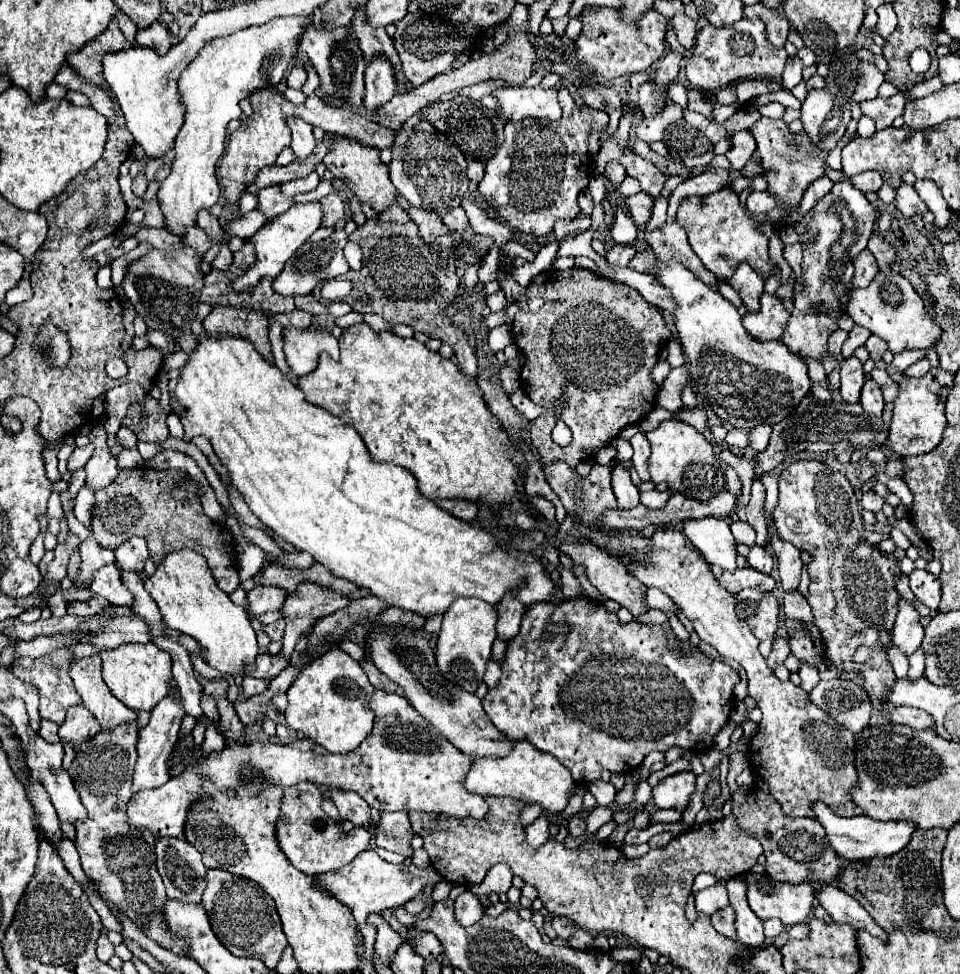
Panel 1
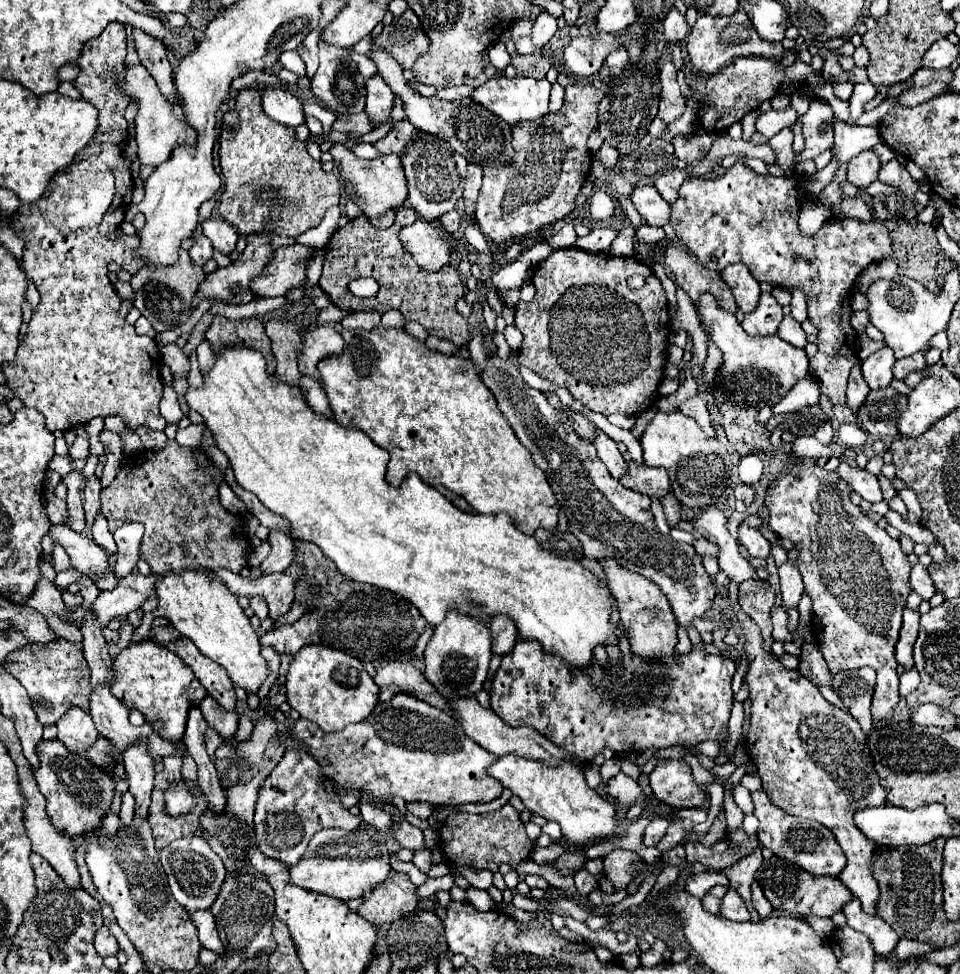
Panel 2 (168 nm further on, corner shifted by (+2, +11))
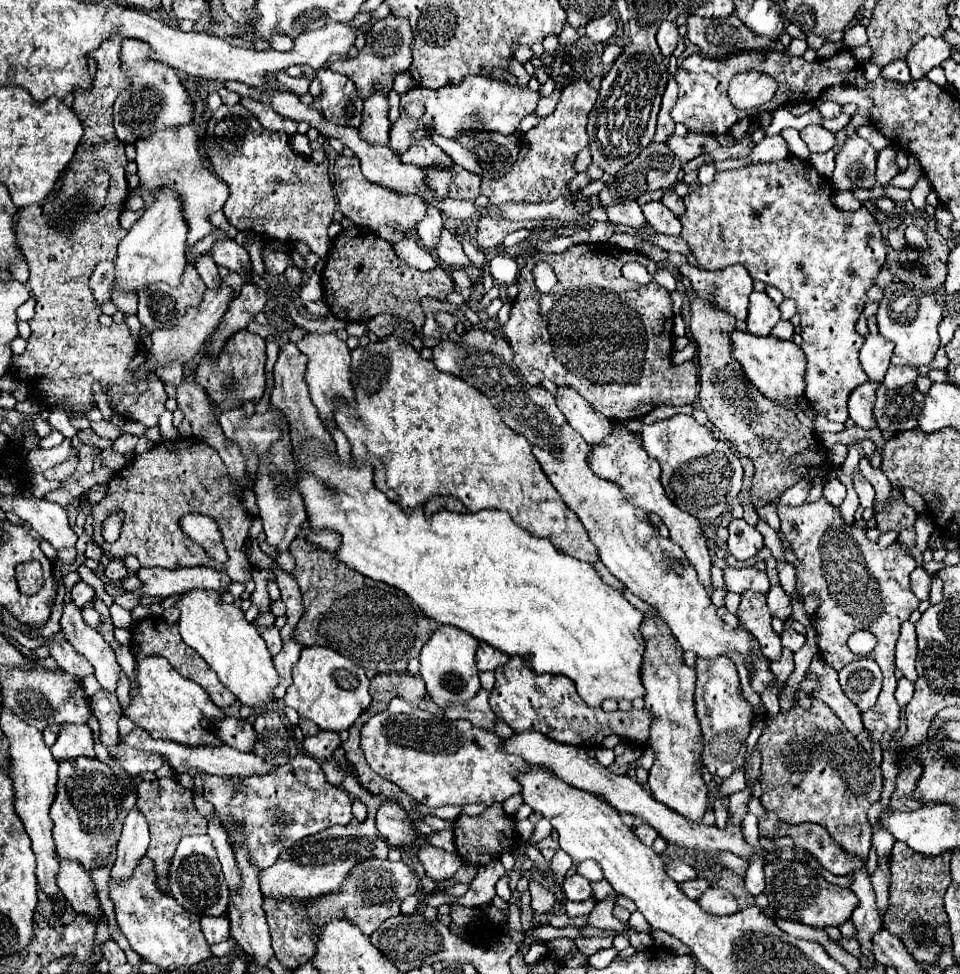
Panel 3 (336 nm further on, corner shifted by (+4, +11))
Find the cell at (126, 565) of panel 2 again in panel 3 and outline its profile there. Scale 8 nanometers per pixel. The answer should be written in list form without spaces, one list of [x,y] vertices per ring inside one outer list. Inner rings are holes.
[[[111,560],[105,568],[105,576],[109,582],[117,582],[117,580],[123,580],[127,578],[127,568],[125,568],[125,562],[123,560]]]

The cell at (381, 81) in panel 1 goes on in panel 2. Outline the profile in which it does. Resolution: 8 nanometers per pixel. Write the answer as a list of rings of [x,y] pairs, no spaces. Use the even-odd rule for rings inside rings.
[[[379,74],[367,80],[367,106],[365,106],[365,112],[371,120],[371,124],[379,126],[391,116],[393,100],[395,100],[395,94],[391,92],[391,88],[385,84],[385,80]]]

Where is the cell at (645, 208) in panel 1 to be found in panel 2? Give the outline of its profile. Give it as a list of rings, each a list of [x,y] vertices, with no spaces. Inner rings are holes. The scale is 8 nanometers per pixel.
[[[643,184],[637,186],[631,194],[631,200],[637,208],[637,212],[643,216],[643,220],[651,226],[665,226],[669,224],[669,216],[671,216],[671,204],[667,204],[659,192],[655,190],[655,186],[651,184]]]

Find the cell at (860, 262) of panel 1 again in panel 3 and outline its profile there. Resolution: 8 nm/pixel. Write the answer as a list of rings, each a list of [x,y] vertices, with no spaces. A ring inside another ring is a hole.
[[[795,156],[771,164],[751,164],[737,170],[717,172],[711,184],[701,184],[683,198],[687,210],[679,218],[683,224],[679,236],[689,244],[697,258],[697,268],[721,270],[739,262],[747,268],[753,280],[775,286],[785,298],[797,302],[803,328],[801,350],[807,356],[805,398],[821,416],[845,422],[849,418],[847,398],[851,390],[867,382],[859,364],[859,350],[865,338],[855,332],[855,322],[867,302],[865,292],[885,264],[887,246],[877,220],[865,206],[857,212],[837,210],[831,202],[831,192],[831,182],[821,178],[809,162]]]

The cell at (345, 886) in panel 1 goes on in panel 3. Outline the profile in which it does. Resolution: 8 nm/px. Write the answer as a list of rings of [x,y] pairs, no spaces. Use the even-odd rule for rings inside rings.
[[[373,816],[367,820],[351,822],[347,826],[329,826],[313,836],[307,836],[295,844],[295,848],[287,848],[283,856],[279,856],[277,864],[261,870],[259,878],[263,884],[263,894],[273,896],[275,900],[283,898],[319,898],[325,894],[335,894],[341,890],[343,880],[351,874],[351,870],[369,858],[375,858],[373,842],[377,840],[377,828]]]

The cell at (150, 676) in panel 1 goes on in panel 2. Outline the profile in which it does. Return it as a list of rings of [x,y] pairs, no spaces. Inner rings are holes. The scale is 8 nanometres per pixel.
[[[147,640],[141,644],[131,644],[115,656],[115,680],[111,684],[111,692],[117,700],[121,700],[129,710],[139,710],[145,720],[151,724],[153,720],[163,720],[157,726],[157,734],[179,742],[185,734],[185,720],[189,718],[189,708],[207,696],[205,688],[201,688],[199,680],[193,672],[177,660],[173,652],[157,646],[155,642]]]

